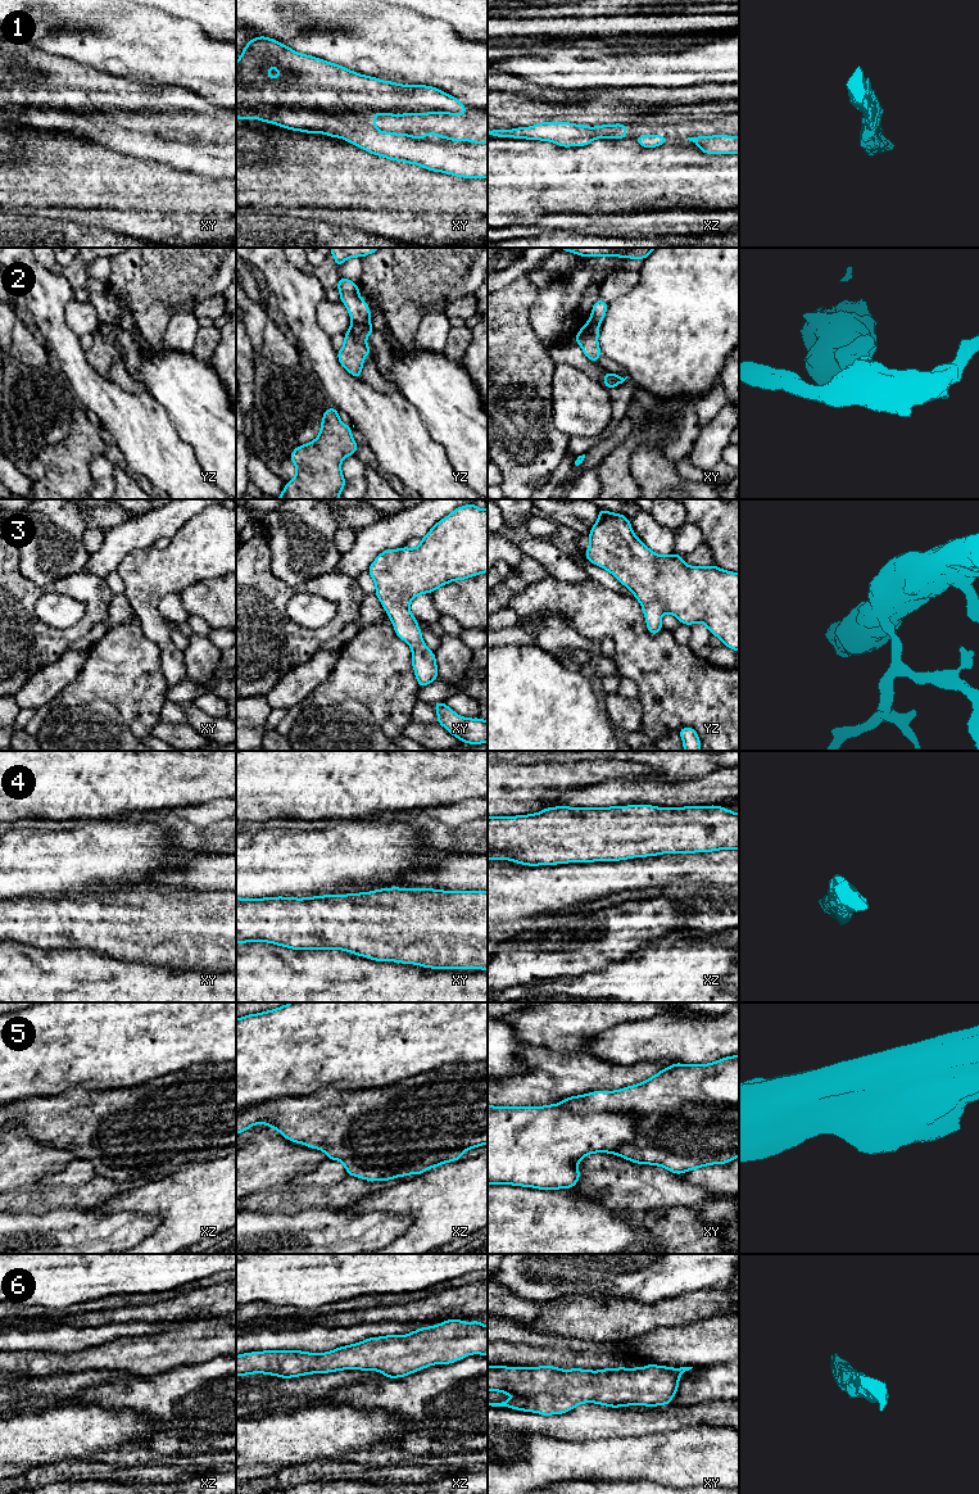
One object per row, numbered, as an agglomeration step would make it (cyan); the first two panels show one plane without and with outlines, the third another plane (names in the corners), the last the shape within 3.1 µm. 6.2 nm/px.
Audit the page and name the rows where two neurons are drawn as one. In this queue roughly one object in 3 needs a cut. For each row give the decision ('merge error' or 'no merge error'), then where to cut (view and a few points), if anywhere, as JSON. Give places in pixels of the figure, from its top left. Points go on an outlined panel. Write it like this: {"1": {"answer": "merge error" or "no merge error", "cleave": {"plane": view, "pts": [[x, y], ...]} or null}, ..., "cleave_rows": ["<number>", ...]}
{"1": {"answer": "no merge error", "cleave": null}, "2": {"answer": "merge error", "cleave": {"plane": "yz", "pts": [[368, 320], [353, 322]]}}, "3": {"answer": "no merge error", "cleave": null}, "4": {"answer": "no merge error", "cleave": null}, "5": {"answer": "merge error", "cleave": {"plane": "xz", "pts": [[486, 1059], [444, 1063], [376, 1087], [282, 1095], [236, 1112]]}}, "6": {"answer": "no merge error", "cleave": null}, "cleave_rows": ["2", "5"]}

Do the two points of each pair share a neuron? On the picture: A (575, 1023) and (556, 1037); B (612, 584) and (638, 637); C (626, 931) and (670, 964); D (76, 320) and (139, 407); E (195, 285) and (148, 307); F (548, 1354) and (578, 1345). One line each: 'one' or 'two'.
A: one
B: two
C: two
D: two
E: one
F: one

